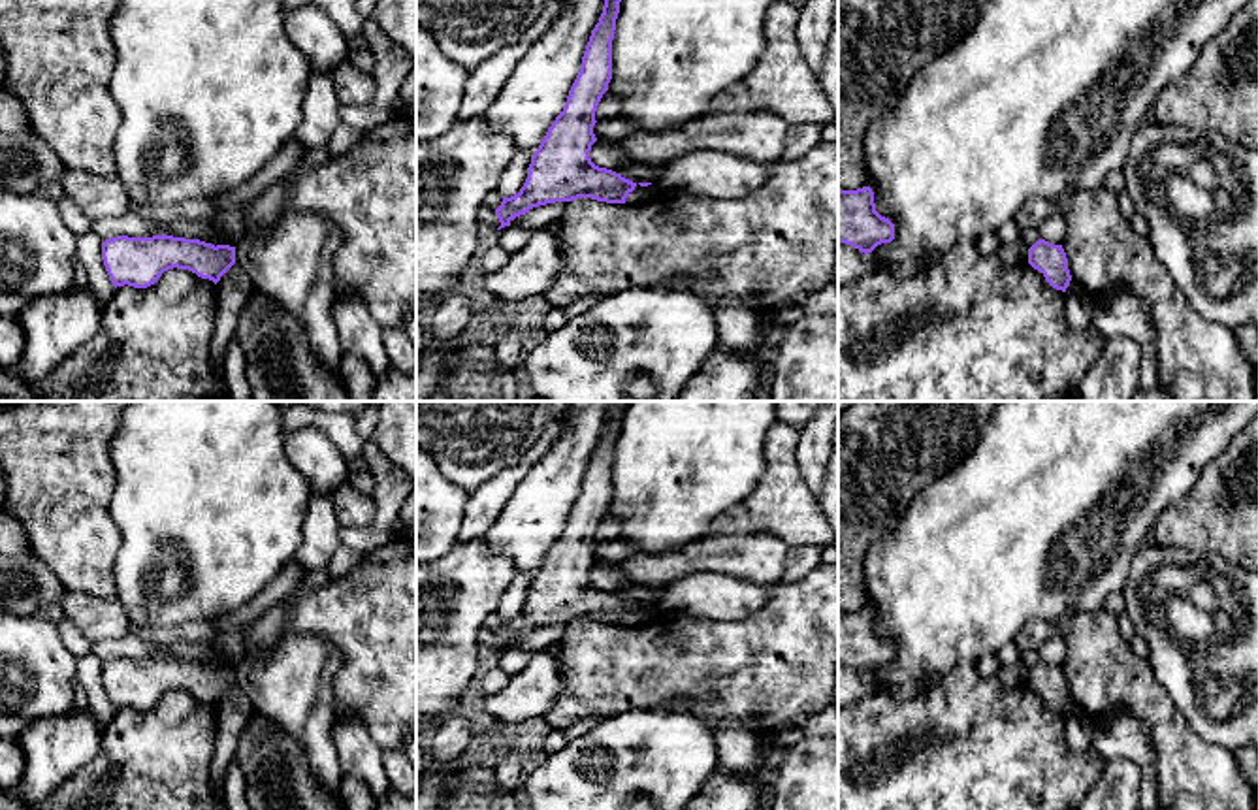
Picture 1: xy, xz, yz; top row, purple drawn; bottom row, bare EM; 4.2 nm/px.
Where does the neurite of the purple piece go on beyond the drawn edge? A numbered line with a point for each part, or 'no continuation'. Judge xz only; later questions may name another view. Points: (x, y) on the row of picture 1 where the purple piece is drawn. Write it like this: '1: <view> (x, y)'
no continuation

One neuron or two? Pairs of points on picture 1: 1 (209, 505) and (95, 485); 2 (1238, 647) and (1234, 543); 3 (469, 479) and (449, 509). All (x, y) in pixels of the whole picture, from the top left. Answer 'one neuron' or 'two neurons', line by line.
1: two neurons
2: two neurons
3: two neurons

